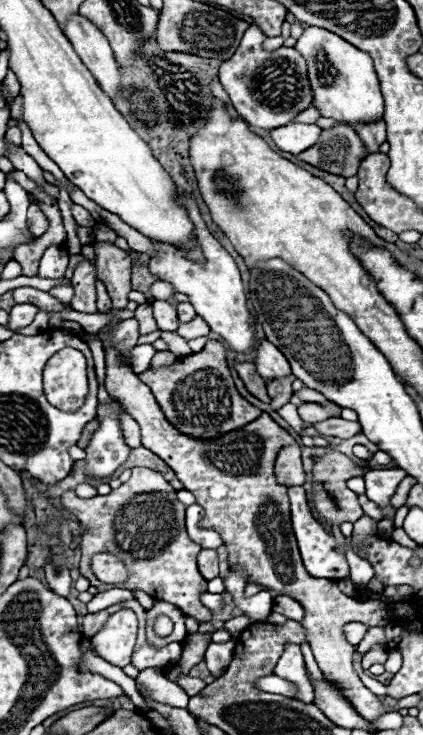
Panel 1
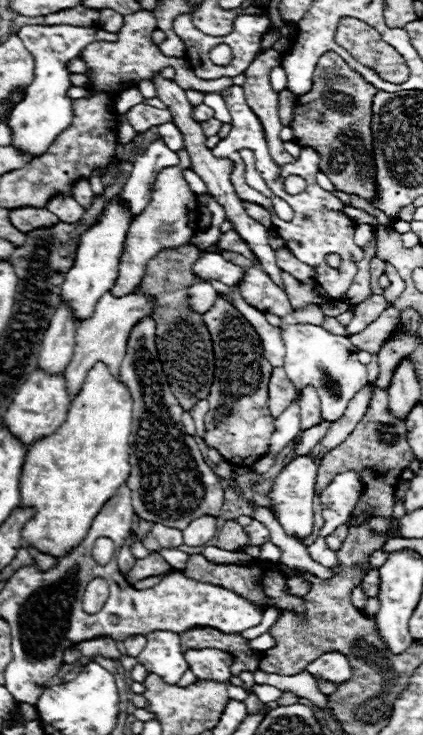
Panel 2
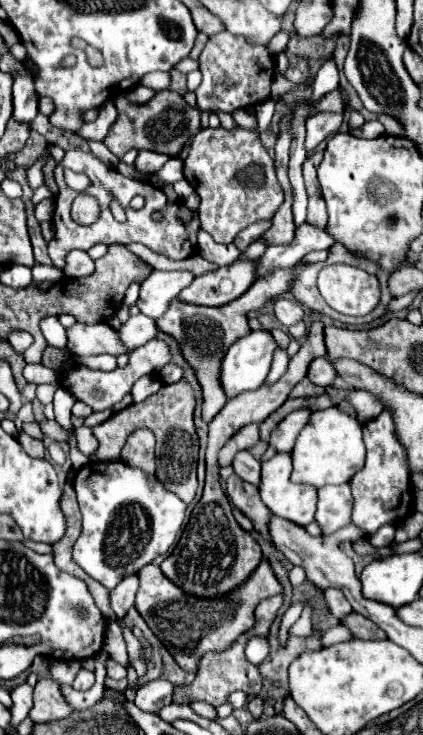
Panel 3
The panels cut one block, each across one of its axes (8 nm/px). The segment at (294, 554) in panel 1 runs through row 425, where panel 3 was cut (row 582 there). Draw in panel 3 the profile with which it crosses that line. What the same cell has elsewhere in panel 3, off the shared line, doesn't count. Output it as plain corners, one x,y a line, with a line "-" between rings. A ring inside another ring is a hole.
266,560
260,562
252,580
232,592
232,596
224,596
224,600
196,600
194,596
184,596
180,588
166,580
156,564
148,564
140,568
136,574
140,580
140,588
136,594
136,610
148,622
148,628
158,636
158,640
166,646
166,650
174,656
180,668
188,672
196,672
200,656
206,652
222,652
236,640
236,636
244,634
254,624
254,608
260,600
280,594
282,588

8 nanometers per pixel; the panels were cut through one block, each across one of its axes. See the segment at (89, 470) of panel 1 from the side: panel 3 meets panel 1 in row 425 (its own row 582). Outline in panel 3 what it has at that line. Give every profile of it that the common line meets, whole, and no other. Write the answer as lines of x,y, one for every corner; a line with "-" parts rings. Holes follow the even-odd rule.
88,462
76,472
74,490
82,512
82,534
74,544
72,558
90,578
98,580
108,590
112,590
126,576
136,574
154,558
166,556
176,546
186,504
172,492
164,490
156,478
150,480
144,472
138,472
138,468
128,468
122,462

